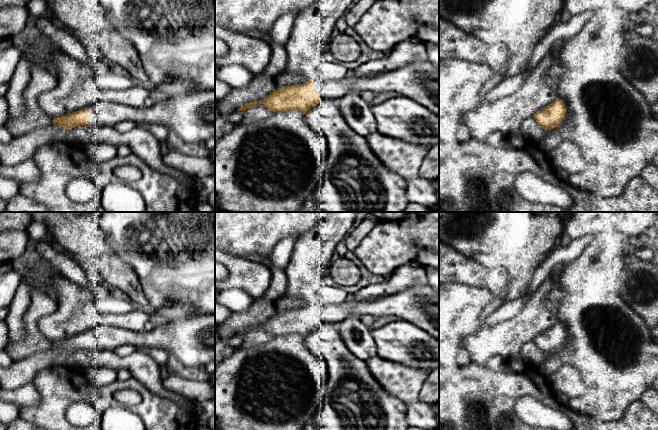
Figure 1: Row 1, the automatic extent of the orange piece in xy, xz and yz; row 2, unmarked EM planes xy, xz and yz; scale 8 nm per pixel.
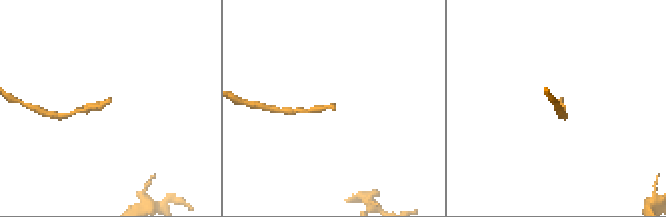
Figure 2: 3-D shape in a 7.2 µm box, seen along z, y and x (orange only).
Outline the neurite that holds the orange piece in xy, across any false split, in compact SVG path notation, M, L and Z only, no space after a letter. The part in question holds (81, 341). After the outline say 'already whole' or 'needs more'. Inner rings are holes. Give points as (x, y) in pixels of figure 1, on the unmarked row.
M192 314L183 318L171 319L167 325L150 331L137 332L118 326L96 326L82 334L53 342L52 346L66 354L80 349L115 350L124 344L135 348L146 346L172 353L184 366L205 368L215 361L215 314Z; needs more

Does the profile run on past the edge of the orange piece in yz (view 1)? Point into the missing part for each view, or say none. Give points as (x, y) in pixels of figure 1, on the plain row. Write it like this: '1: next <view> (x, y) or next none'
1: next none

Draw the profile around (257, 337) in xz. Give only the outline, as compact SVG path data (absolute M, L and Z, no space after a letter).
M257 328L249 333L246 333L243 337L243 344L238 349L249 349L254 346L264 345L274 336L265 331L263 328Z

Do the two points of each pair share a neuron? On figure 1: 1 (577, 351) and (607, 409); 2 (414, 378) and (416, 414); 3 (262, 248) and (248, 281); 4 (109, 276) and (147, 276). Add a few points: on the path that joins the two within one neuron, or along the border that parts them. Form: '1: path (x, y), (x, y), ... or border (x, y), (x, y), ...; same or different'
1: path (591, 365), (607, 381), (607, 395); same
2: path (413, 387), (414, 405); same
3: border (225, 250), (246, 259); different
4: border (121, 259), (136, 274), (146, 298); different

